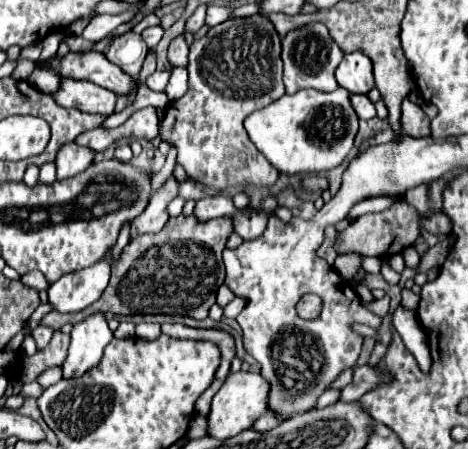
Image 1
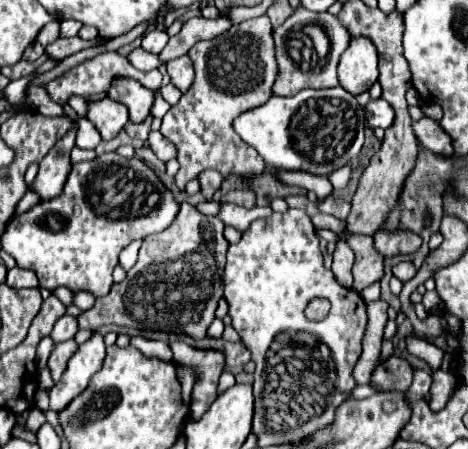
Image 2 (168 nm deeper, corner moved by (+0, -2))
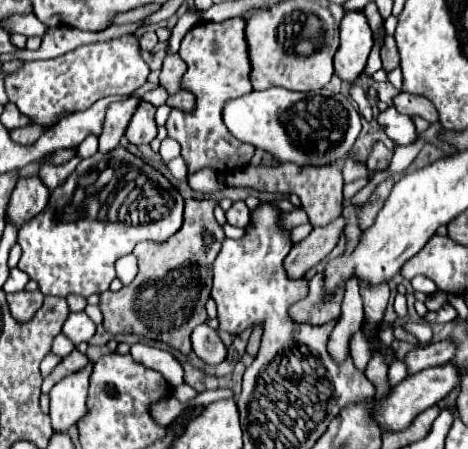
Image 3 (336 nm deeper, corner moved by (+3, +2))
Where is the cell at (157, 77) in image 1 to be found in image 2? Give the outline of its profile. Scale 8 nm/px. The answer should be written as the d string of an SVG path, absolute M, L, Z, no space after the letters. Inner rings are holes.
M100 52L96 54L94 58L66 70L62 76L58 76L56 80L44 84L48 96L52 102L56 104L68 104L70 96L82 96L82 98L90 98L94 94L106 94L108 88L112 86L112 82L116 78L132 78L132 80L138 80L142 86L146 88L160 88L160 82L162 82L162 74L158 70L150 70L150 72L142 72L142 70L136 70L126 56L118 54L118 52Z

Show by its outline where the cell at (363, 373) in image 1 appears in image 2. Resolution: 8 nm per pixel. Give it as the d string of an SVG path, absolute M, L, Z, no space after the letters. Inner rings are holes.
M392 356L390 360L378 364L378 368L372 374L372 382L378 386L380 392L388 390L408 390L412 384L414 366L406 358Z

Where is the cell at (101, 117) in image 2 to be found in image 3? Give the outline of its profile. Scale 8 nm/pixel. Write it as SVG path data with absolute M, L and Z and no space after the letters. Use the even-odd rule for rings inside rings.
M129 96L127 100L121 102L111 102L103 120L101 136L99 136L99 150L101 152L111 152L115 146L119 146L119 138L125 134L125 128L131 120L133 110L137 108L139 98Z

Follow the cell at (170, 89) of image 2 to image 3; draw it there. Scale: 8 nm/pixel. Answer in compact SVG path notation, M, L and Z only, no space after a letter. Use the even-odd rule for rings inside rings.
M159 84L155 90L151 90L151 92L143 94L143 100L151 102L153 106L161 106L161 104L165 104L165 102L167 102L167 90Z

